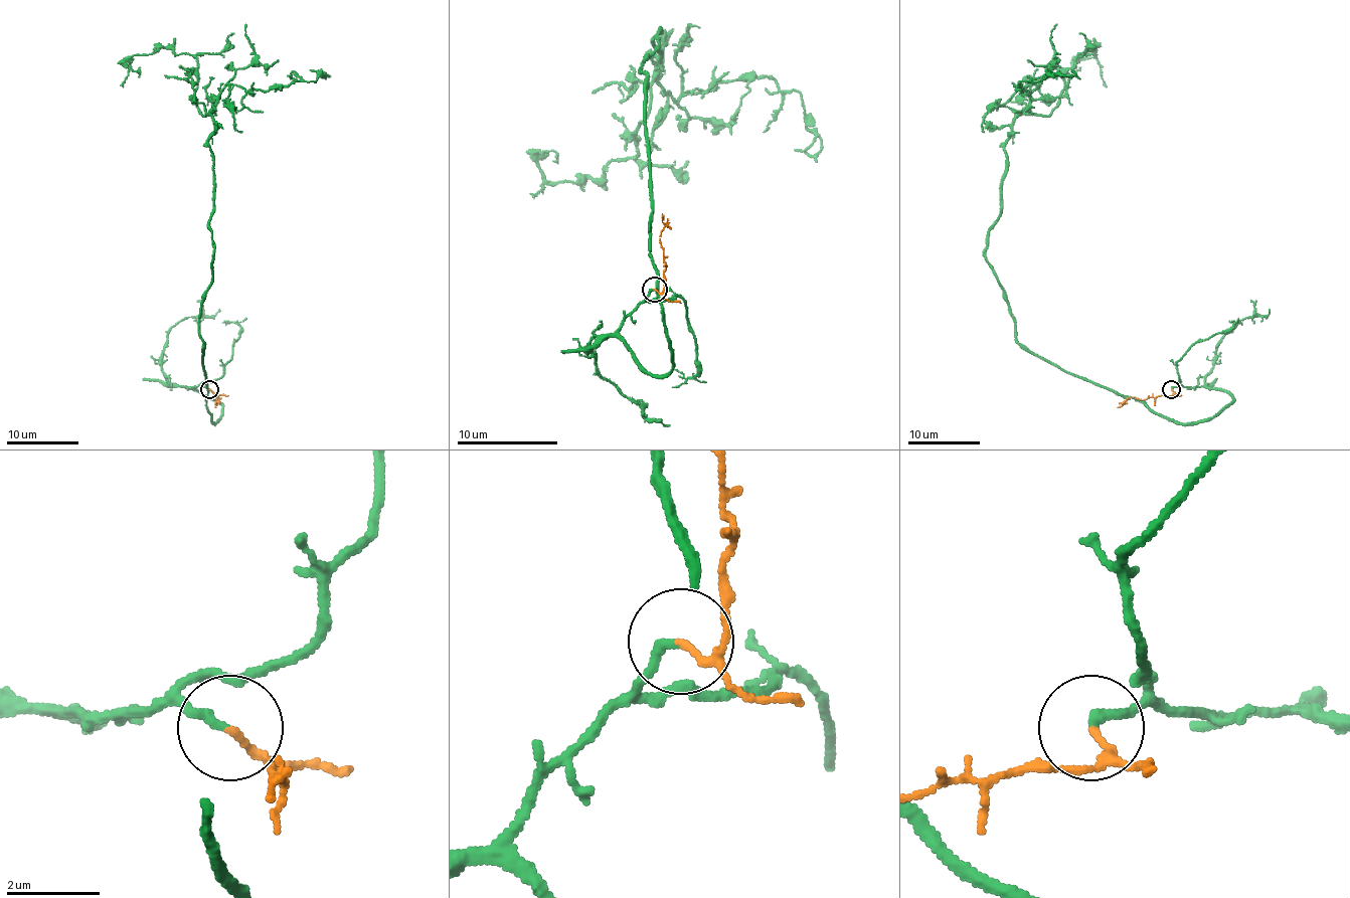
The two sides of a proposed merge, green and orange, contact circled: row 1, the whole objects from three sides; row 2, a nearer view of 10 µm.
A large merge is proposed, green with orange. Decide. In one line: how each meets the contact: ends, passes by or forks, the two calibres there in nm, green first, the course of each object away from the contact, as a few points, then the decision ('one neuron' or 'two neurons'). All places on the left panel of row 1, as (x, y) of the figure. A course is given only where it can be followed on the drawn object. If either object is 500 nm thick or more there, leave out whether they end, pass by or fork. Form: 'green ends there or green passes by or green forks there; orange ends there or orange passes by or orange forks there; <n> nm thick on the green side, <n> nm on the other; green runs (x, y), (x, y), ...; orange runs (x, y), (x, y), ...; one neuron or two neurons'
green ends there; orange passes by; 200 nm thick on the green side, 110 nm on the other; green runs (209, 388), (184, 386), (221, 404), (214, 422), (214, 122), (194, 58), (158, 47), (141, 67); orange runs (209, 388), (218, 397), (212, 397), (216, 399), (216, 406); one neuron

